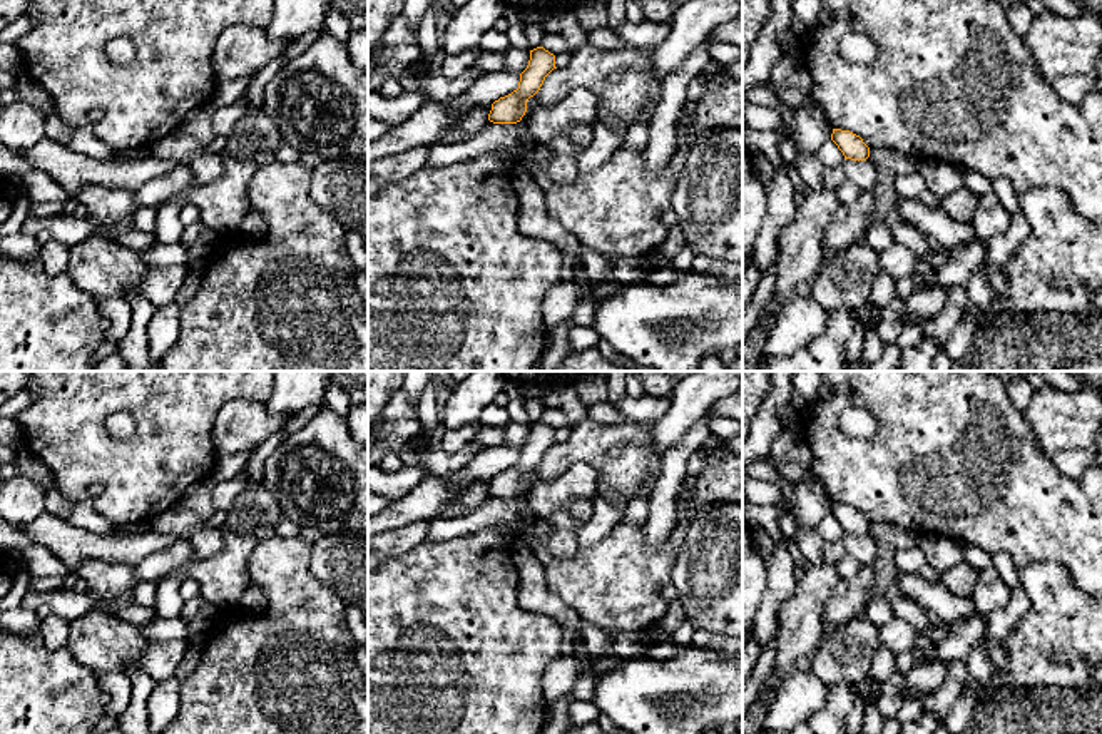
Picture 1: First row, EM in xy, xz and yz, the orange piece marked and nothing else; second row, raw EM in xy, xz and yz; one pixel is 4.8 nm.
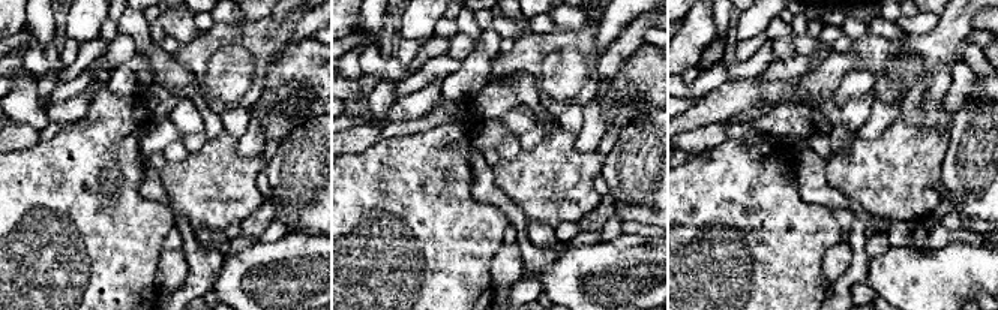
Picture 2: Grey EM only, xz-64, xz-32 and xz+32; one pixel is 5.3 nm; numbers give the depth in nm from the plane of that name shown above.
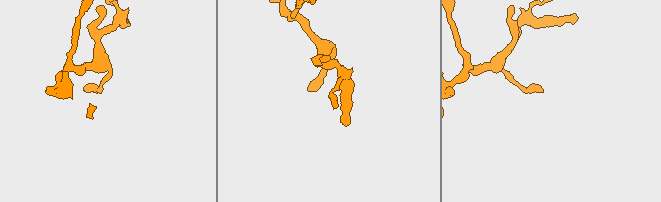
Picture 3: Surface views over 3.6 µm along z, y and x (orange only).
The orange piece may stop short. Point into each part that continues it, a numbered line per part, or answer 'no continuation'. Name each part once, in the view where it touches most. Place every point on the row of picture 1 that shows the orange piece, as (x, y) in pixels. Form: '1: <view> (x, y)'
no continuation

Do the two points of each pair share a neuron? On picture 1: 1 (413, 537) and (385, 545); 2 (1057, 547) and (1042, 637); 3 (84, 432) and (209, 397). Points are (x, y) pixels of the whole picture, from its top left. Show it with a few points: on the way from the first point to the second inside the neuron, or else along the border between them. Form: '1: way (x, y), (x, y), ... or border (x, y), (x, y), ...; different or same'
1: way (407, 537), (392, 544); same
2: border (1019, 569), (1035, 562), (1057, 562), (1082, 591); different
3: way (111, 400), (114, 397), (178, 397); same

